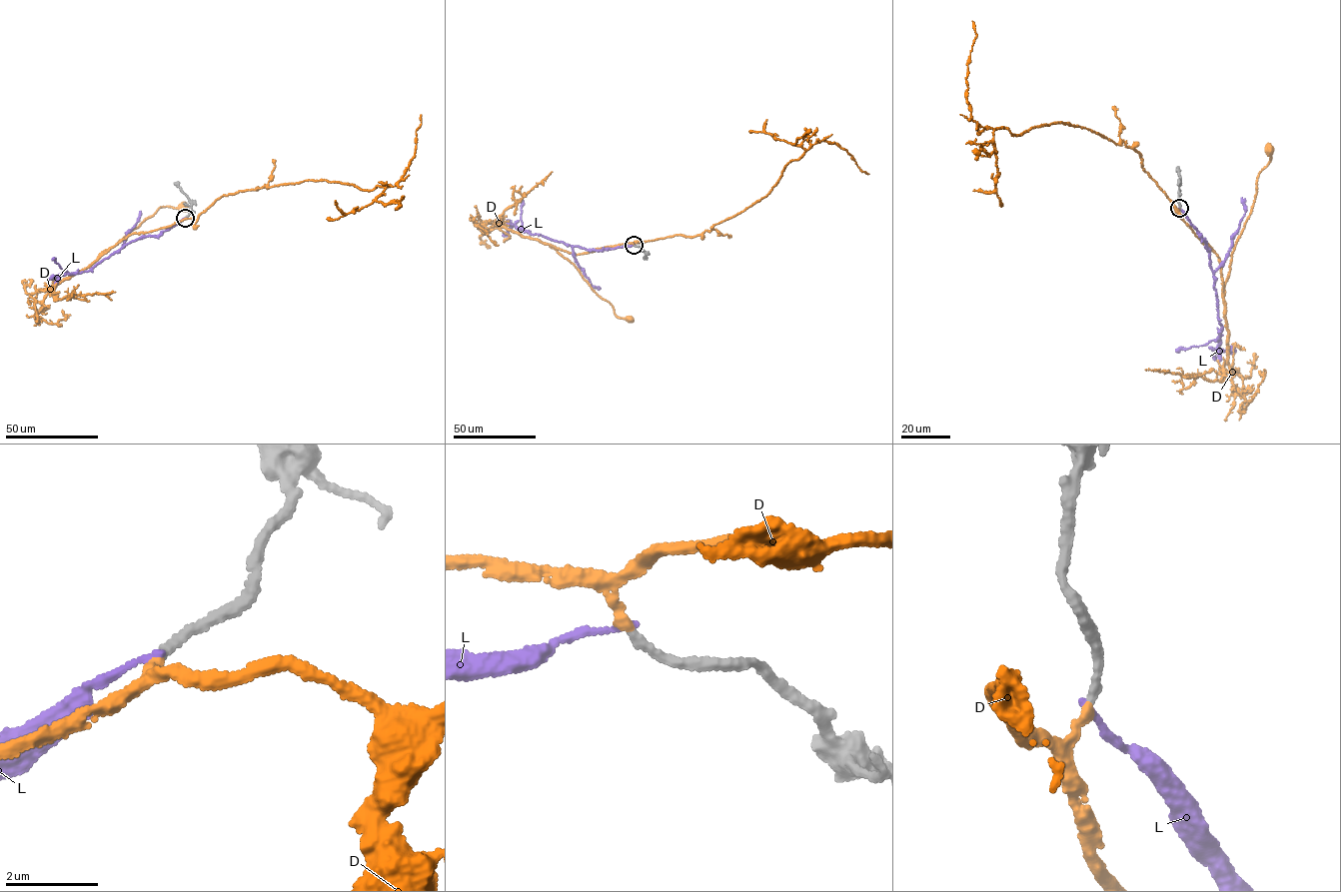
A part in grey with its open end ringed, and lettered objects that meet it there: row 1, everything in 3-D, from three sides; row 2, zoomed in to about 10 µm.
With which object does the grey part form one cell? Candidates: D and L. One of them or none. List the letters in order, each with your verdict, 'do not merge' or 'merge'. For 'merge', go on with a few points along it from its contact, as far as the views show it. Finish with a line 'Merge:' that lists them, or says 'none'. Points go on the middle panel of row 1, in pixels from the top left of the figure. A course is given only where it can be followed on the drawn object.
D: merge | via (634, 245), (629, 242), (576, 255), (549, 245), (574, 265), (595, 292), (611, 305), (619, 318), (630, 318)
L: do not merge
Merge: D

